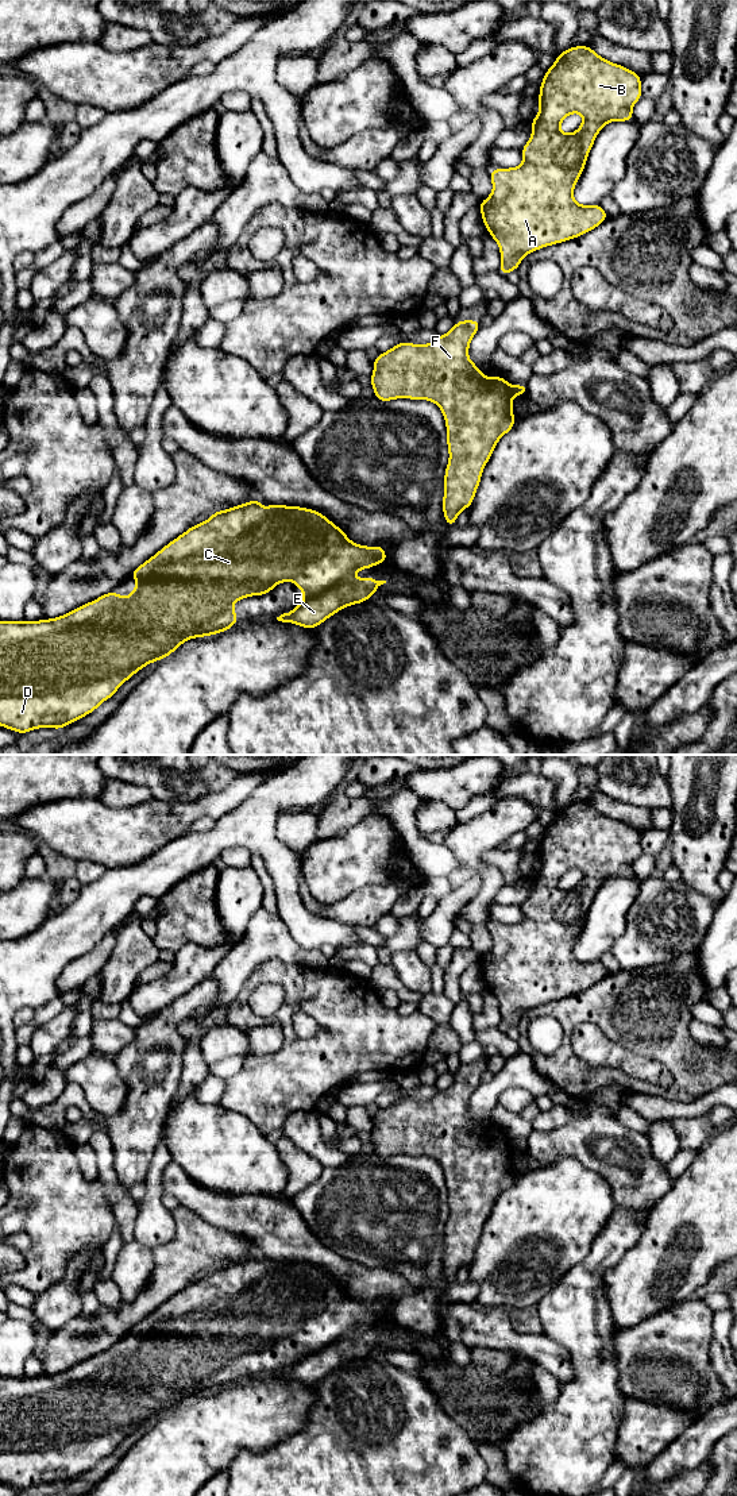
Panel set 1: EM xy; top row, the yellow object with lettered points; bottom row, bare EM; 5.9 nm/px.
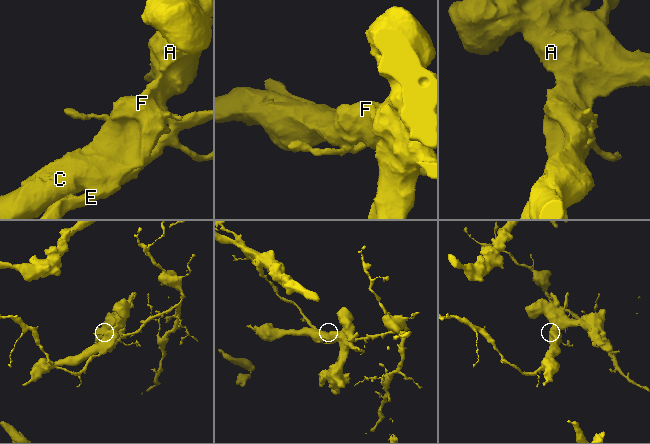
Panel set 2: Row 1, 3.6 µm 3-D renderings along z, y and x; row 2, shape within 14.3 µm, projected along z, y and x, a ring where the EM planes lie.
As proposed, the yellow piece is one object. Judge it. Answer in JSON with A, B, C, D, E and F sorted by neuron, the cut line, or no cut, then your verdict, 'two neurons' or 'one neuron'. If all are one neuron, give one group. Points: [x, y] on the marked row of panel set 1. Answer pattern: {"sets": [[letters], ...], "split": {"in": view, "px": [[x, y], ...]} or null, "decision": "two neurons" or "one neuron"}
{"sets": [["A", "B", "C", "D", "F"], ["E"]], "split": {"in": "xy", "px": [[348, 577], [305, 600]]}, "decision": "two neurons"}

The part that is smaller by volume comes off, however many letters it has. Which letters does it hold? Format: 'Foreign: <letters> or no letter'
Foreign: E

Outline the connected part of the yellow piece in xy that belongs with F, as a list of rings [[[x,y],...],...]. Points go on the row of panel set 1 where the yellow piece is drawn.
[[[460,320],[454,323],[448,333],[439,335],[429,344],[397,343],[373,359],[370,385],[381,402],[397,398],[428,400],[441,409],[449,452],[444,471],[443,516],[449,528],[455,527],[458,514],[474,502],[485,466],[498,440],[516,423],[512,408],[514,393],[509,382],[499,375],[487,378],[468,359],[470,343],[481,327],[479,320]]]

